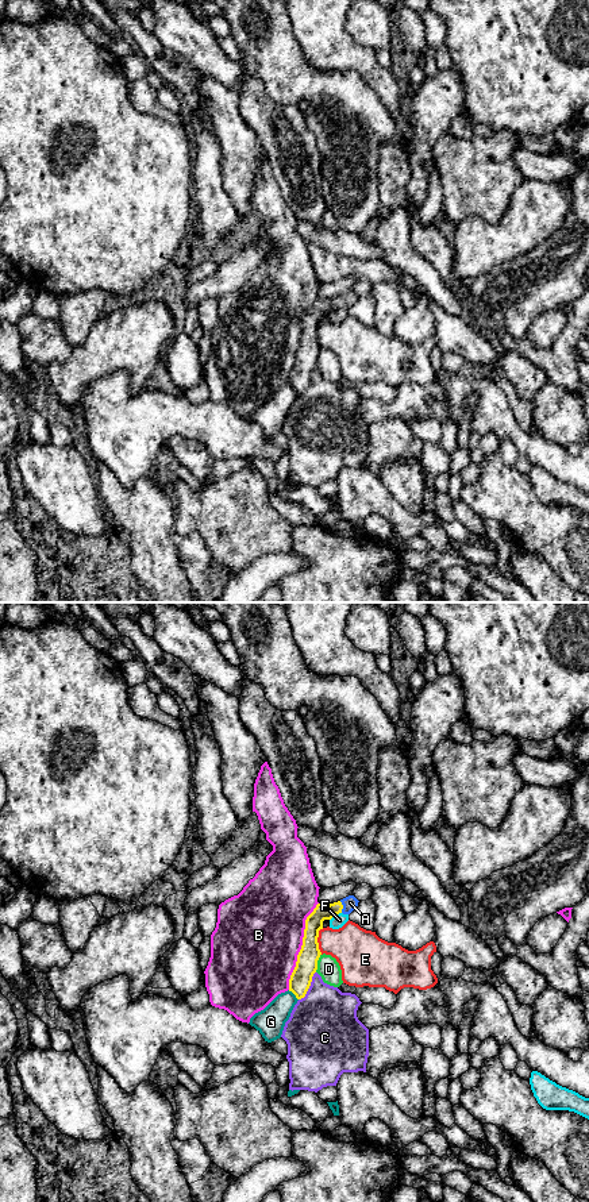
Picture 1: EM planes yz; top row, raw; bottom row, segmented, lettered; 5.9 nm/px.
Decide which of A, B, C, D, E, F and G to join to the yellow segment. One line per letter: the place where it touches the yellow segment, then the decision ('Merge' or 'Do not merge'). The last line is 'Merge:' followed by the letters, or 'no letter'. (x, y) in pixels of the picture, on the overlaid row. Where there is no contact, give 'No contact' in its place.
A: Touches yellow at yz (342, 906). Merge
B: Touches yellow at yz (301, 946). Do not merge
C: Touches yellow at yz (310, 985). Do not merge
D: Touches yellow at yz (316, 963). Do not merge
E: Touches yellow at yz (316, 942). Do not merge
F: Touches yellow at yz (335, 915). Do not merge
G: Touches yellow at yz (293, 993). Do not merge
Merge: A

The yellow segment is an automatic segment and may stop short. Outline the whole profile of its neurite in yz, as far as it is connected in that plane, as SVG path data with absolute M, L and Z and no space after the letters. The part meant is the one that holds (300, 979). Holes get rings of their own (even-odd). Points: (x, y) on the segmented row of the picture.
M349 895L330 905L317 904L313 912L307 917L303 945L289 979L289 991L292 991L297 999L305 997L312 976L317 970L317 960L322 955L317 937L319 931L323 929L323 921L331 920L339 913L350 914L358 906L358 902L354 895Z

